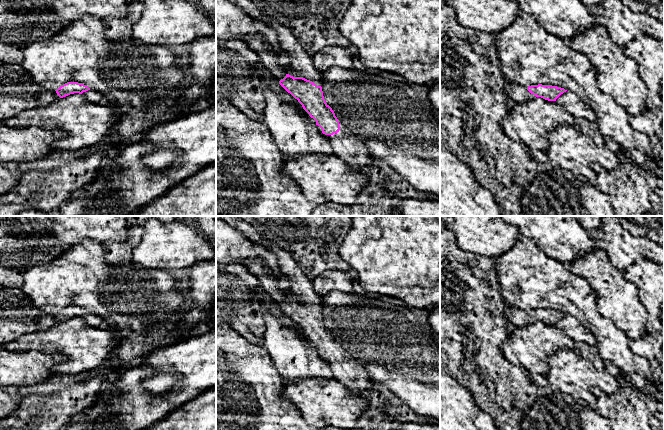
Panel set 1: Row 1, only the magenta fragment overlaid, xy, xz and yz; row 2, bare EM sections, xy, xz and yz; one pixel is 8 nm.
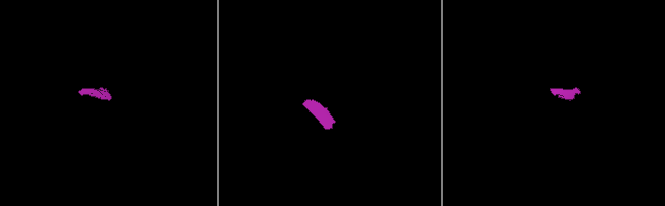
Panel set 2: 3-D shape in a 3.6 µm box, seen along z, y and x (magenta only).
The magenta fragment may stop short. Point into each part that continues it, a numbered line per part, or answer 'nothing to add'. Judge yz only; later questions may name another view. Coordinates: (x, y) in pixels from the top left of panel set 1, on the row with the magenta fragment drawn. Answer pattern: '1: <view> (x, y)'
1: yz (516, 93)

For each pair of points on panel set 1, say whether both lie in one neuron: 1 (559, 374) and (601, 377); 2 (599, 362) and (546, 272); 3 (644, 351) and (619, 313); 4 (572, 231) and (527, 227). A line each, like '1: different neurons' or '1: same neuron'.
1: same neuron
2: different neurons
3: different neurons
4: same neuron

